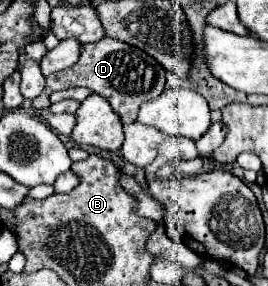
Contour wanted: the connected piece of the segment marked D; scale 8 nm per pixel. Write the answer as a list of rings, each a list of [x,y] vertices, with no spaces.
[[[102,38],[100,42],[82,46],[82,56],[80,56],[78,64],[74,64],[62,72],[50,74],[46,78],[44,92],[32,102],[32,108],[36,108],[36,110],[48,108],[50,106],[48,96],[52,92],[76,88],[76,86],[86,86],[92,92],[102,94],[112,104],[112,108],[120,114],[122,122],[130,124],[130,122],[136,122],[140,104],[144,104],[152,98],[158,98],[162,94],[162,90],[166,88],[166,70],[140,48],[134,48],[116,38]]]

